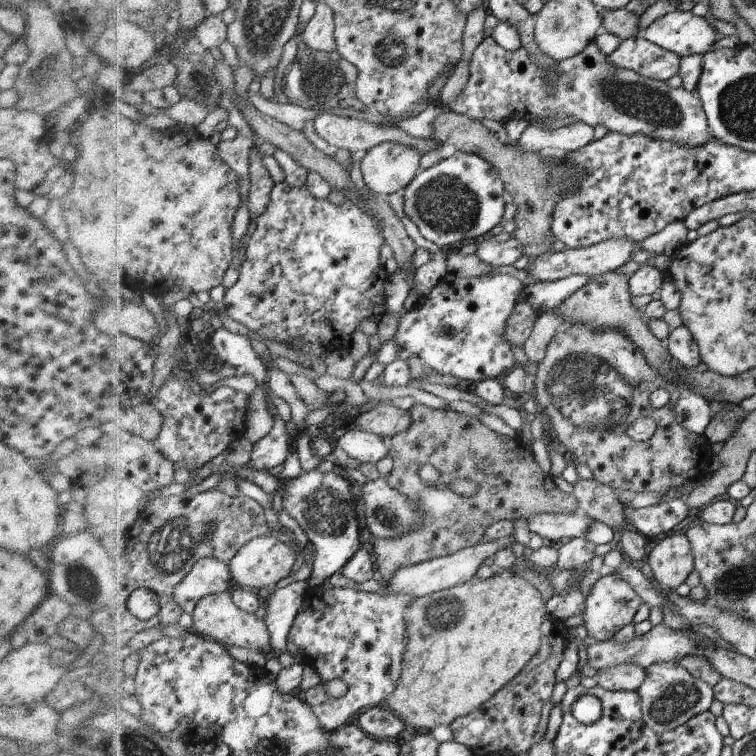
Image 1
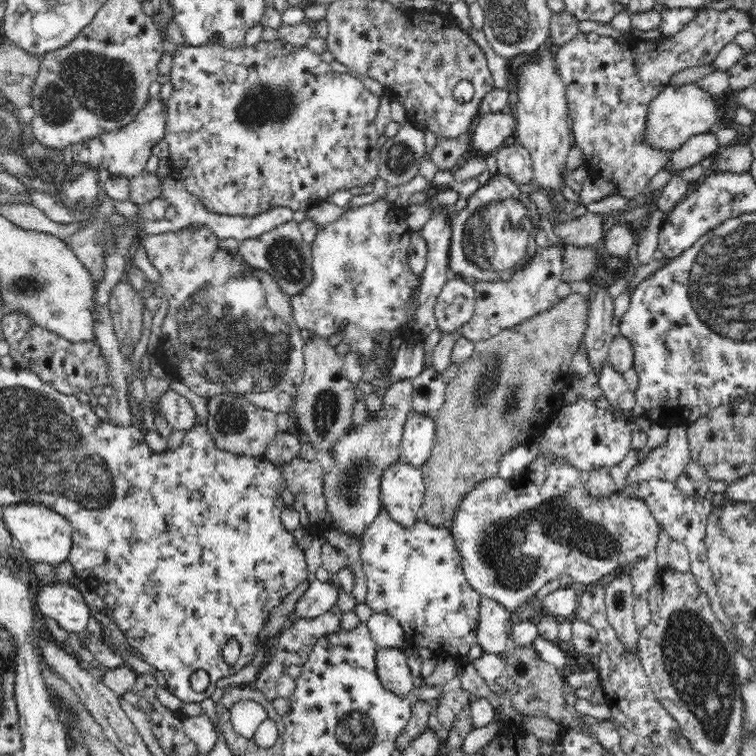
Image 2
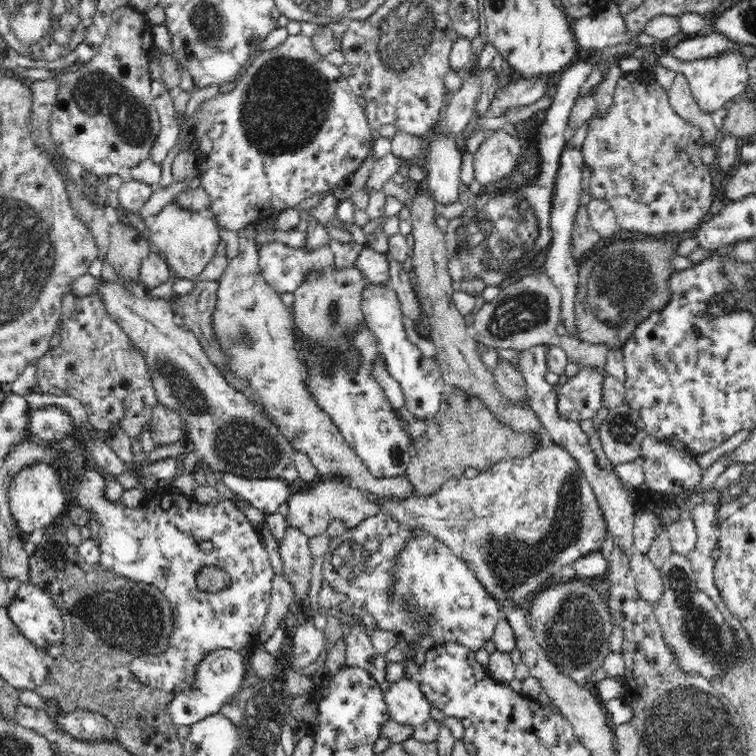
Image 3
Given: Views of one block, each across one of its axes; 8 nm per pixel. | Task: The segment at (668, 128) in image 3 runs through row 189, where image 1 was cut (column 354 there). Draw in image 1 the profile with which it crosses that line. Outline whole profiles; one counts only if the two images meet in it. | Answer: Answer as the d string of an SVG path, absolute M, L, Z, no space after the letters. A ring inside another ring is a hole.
M328 584L308 590L304 607L294 624L290 641L306 651L306 661L310 663L323 680L320 684L302 694L304 701L308 702L324 731L334 733L346 722L352 720L362 708L378 707L385 702L399 686L402 679L403 659L408 646L408 613L416 598L407 593L393 593L382 589L374 592L358 592L350 588L334 588ZM336 679L348 682L349 692L338 700L333 700L325 690L325 684Z

